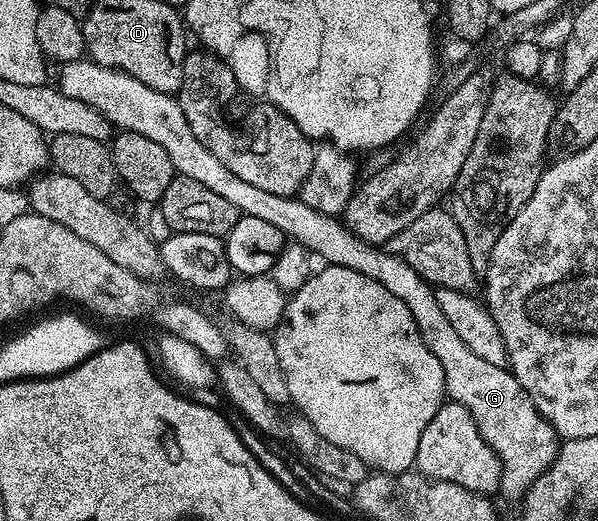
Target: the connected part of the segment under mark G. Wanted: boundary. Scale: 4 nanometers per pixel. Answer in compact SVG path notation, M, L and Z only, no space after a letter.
M87 57L64 63L58 71L57 86L65 97L93 105L93 109L101 112L116 128L141 133L141 137L157 141L157 145L169 153L169 161L173 161L178 174L193 181L201 181L201 185L225 197L225 201L236 207L240 215L261 217L269 221L269 225L277 225L277 229L281 229L288 240L302 244L318 258L320 255L324 264L353 269L365 277L375 279L385 285L393 297L405 301L405 305L409 305L409 313L413 313L413 319L417 321L425 345L437 357L437 361L441 361L447 382L446 398L469 409L473 421L477 421L477 429L481 429L481 437L485 437L501 461L501 495L515 501L522 500L533 481L541 477L545 469L549 469L561 446L561 440L549 421L545 421L510 369L477 357L477 353L473 353L473 349L469 349L469 345L457 337L453 325L445 321L441 305L437 305L436 288L425 282L421 273L409 265L409 261L382 246L366 243L347 228L346 222L334 215L317 213L317 209L309 209L309 205L305 205L298 197L277 197L277 193L268 193L266 189L257 189L257 185L249 185L249 181L241 181L237 173L229 173L229 169L225 169L225 165L221 165L221 161L217 161L217 157L213 157L213 153L209 153L209 149L205 149L205 145L193 137L193 129L189 129L189 121L185 121L185 113L175 95L157 93L157 89L141 85L137 77L129 77L124 71L93 63Z

